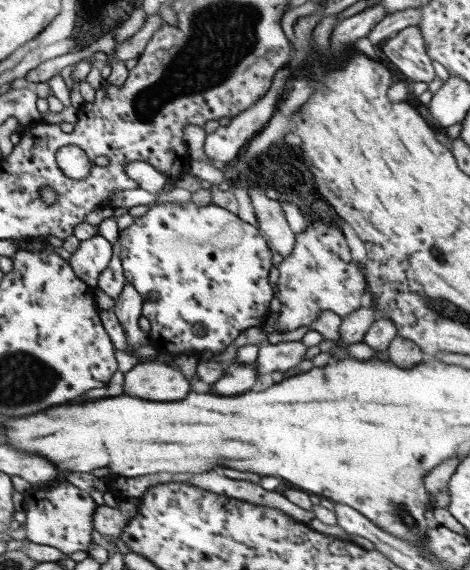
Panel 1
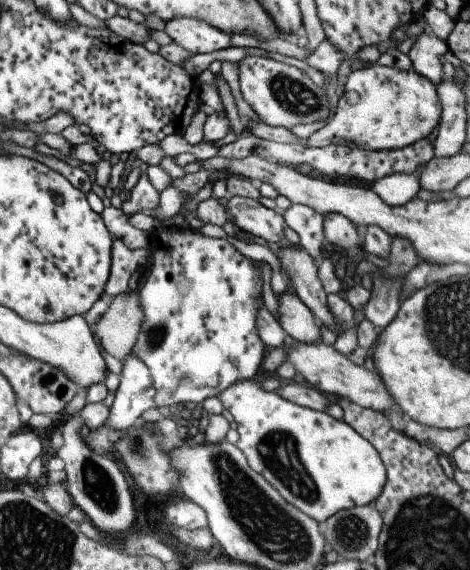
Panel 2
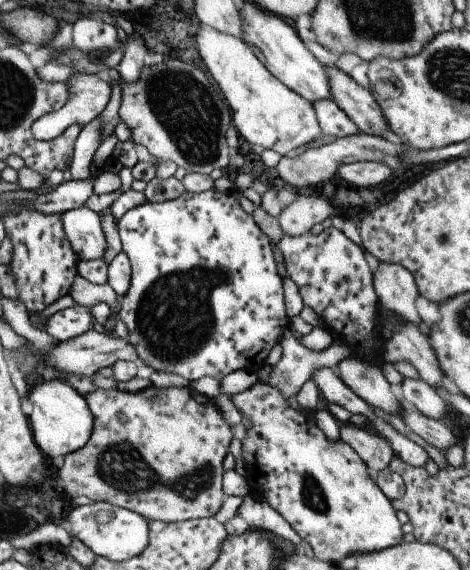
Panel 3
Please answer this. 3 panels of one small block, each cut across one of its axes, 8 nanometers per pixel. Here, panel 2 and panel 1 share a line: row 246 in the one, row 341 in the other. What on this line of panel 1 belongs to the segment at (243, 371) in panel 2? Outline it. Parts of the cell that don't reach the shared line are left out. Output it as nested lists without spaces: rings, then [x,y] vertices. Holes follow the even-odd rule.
[[[192,201],[151,204],[142,216],[135,217],[129,226],[119,231],[118,242],[118,256],[122,267],[122,275],[126,282],[135,289],[135,292],[141,295],[141,316],[144,316],[149,321],[149,330],[146,335],[147,342],[155,350],[167,350],[167,352],[174,355],[185,352],[185,350],[196,352],[208,350],[213,354],[218,354],[224,348],[227,348],[243,330],[251,328],[251,326],[259,326],[269,312],[271,298],[276,296],[275,288],[269,285],[269,280],[267,279],[269,278],[269,268],[271,268],[272,264],[271,253],[266,246],[266,240],[263,238],[263,235],[257,230],[257,227],[243,222],[236,214],[216,204],[209,203],[205,206],[196,206]],[[149,292],[155,292],[157,296],[151,300]]]

